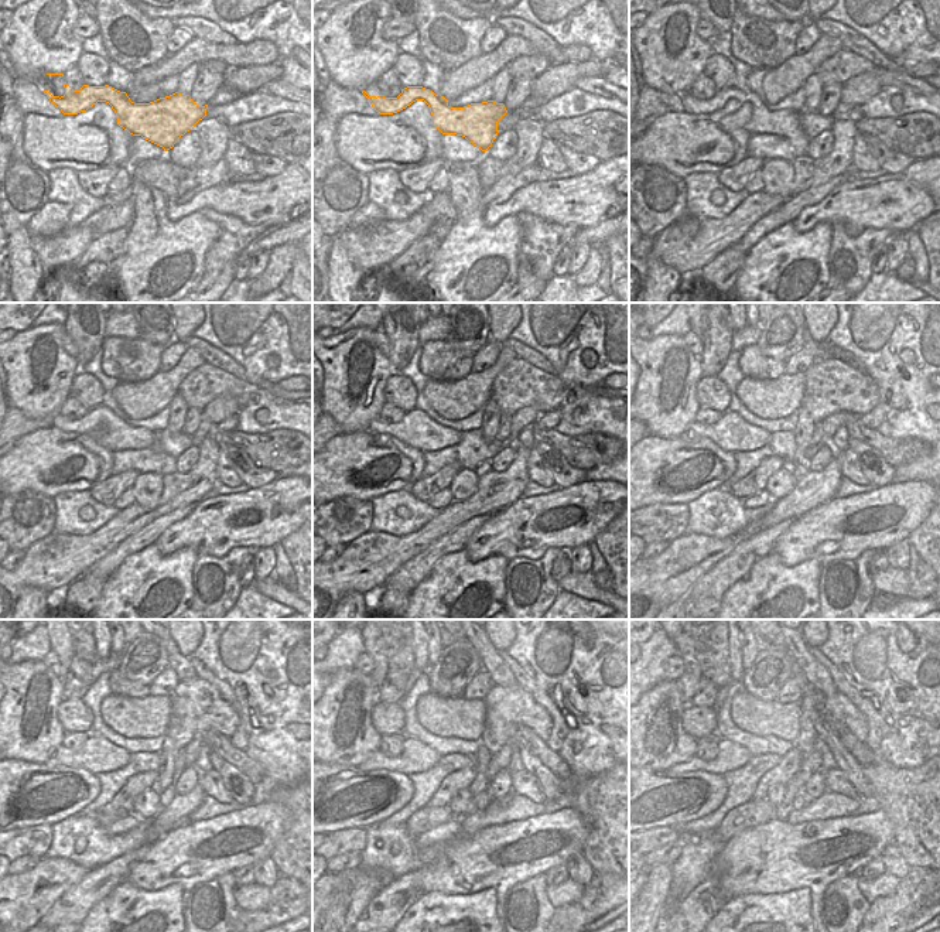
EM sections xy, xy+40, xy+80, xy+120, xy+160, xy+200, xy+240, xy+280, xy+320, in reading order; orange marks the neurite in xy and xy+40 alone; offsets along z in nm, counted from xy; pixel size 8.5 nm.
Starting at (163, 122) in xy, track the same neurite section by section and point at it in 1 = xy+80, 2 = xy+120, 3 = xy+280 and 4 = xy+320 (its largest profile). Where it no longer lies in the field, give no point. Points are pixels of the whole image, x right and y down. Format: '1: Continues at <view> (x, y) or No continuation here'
1: Continues at xy+80 (785, 122)
2: Continues at xy+120 (110, 432)
3: Continues at xy+280 (416, 757)
4: Continues at xy+320 (731, 755).

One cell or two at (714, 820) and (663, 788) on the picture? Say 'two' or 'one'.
two

